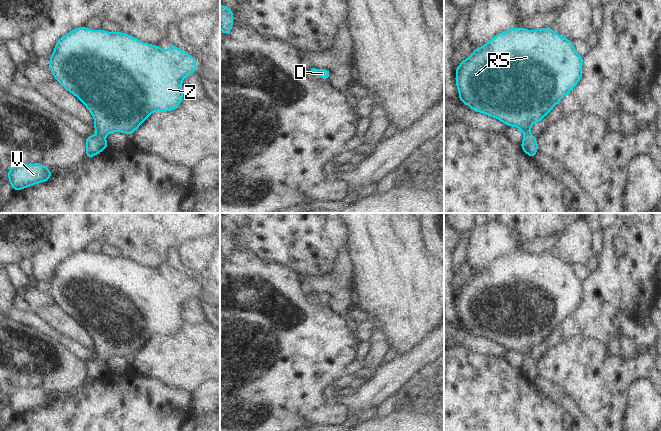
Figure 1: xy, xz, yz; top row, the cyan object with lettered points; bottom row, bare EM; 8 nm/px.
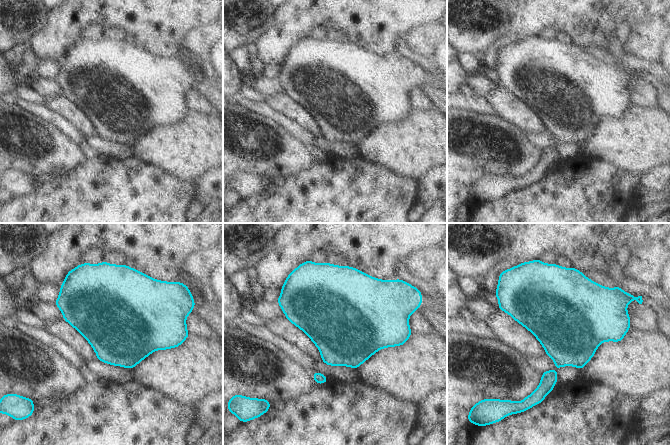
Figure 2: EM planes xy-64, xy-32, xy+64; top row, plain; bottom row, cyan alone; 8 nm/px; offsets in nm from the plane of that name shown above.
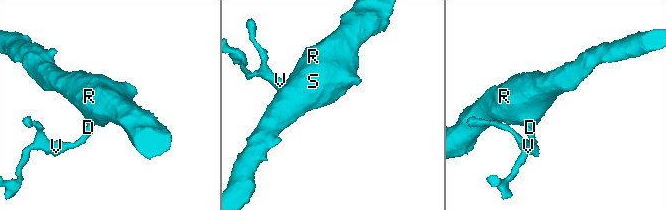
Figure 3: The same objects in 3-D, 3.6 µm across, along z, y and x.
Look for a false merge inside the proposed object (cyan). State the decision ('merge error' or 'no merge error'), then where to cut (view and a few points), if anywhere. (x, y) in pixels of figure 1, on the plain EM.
no merge error | no cut

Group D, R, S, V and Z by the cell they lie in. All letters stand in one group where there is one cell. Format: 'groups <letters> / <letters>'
groups D R S V Z

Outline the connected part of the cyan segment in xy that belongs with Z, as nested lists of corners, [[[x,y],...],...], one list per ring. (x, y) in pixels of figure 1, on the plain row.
[[[75,252],[61,261],[49,281],[54,303],[75,319],[94,341],[97,359],[86,361],[86,381],[108,371],[105,360],[112,356],[131,359],[155,335],[176,333],[184,323],[182,305],[198,294],[192,279],[171,269],[167,274],[146,268],[122,256]]]

